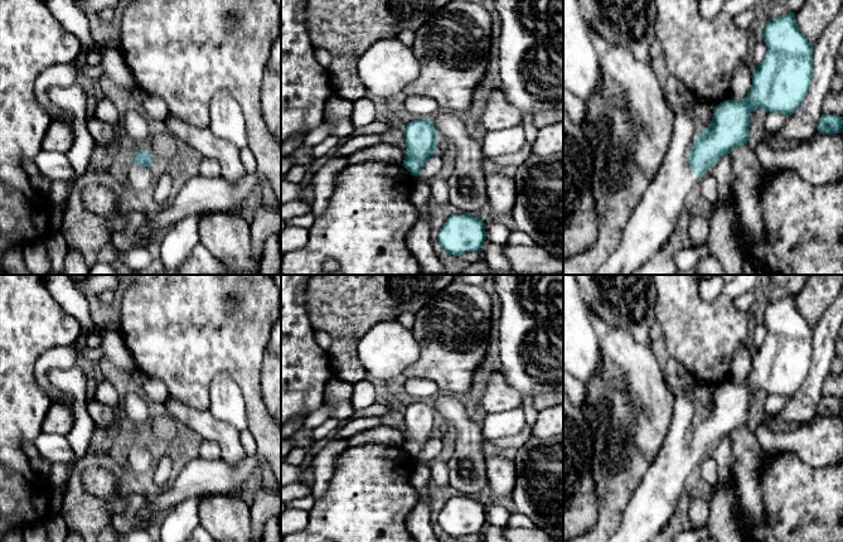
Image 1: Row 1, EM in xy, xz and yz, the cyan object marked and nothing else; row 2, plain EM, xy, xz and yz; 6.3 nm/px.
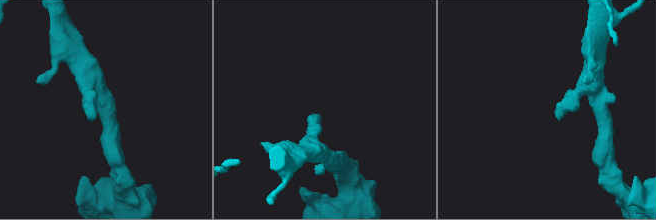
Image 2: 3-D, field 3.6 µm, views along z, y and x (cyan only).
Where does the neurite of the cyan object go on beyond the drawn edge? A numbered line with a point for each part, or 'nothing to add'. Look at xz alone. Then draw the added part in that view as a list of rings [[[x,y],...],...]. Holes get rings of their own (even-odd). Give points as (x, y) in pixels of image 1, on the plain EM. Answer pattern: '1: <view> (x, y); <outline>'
1: xz (424, 390); [[[420,377],[407,378],[404,389],[408,395],[416,397],[418,401],[428,402],[441,393],[440,388],[433,381]]]

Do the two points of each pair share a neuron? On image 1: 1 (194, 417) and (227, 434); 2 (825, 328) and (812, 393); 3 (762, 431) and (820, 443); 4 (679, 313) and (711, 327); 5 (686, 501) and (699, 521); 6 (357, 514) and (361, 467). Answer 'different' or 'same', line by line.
1: same
2: same
3: same
4: same
5: different
6: same

